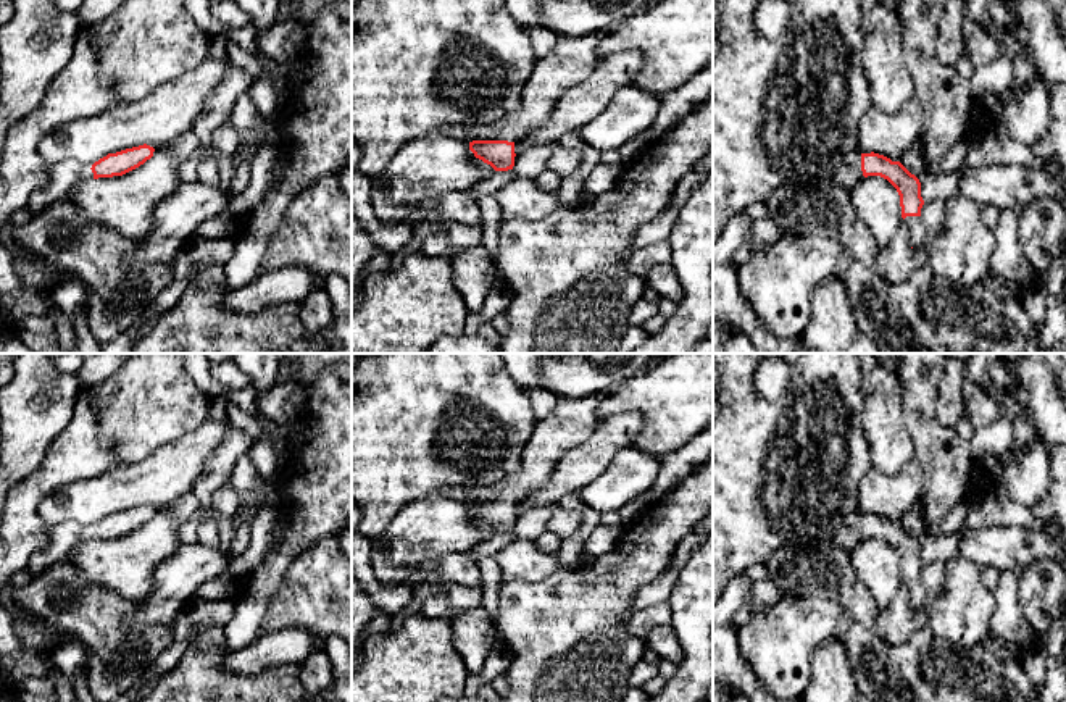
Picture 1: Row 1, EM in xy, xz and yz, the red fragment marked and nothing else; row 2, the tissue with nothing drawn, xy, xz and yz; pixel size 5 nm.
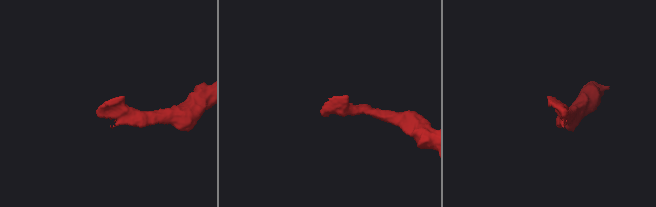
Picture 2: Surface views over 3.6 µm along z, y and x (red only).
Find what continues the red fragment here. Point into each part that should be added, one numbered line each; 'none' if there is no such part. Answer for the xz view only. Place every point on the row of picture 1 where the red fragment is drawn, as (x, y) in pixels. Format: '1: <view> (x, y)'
1: xz (574, 57)

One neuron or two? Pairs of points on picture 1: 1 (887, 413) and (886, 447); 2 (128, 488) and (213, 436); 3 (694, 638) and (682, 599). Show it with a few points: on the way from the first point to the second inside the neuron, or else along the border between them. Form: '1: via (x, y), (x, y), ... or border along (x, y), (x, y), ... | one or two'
1: via (886, 422), (886, 439) | one
2: via (149, 483), (173, 470), (192, 451) | one
3: via (694, 628), (692, 609) | one

